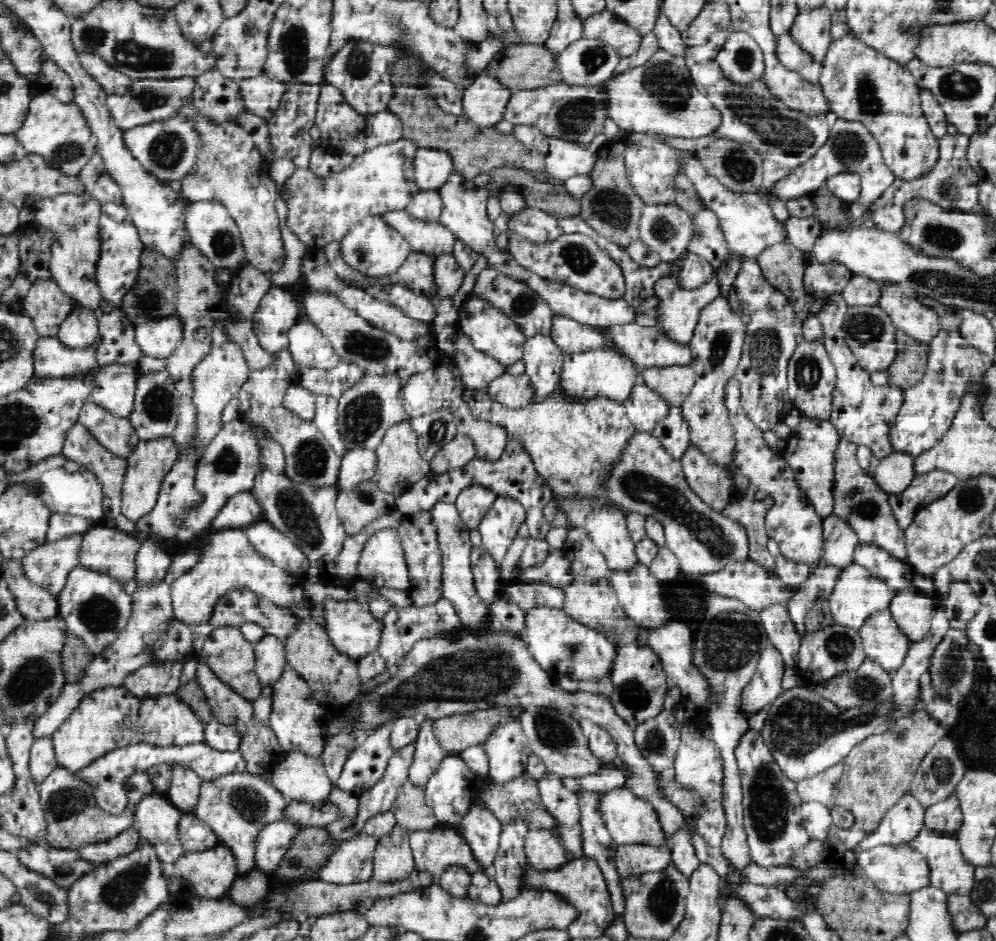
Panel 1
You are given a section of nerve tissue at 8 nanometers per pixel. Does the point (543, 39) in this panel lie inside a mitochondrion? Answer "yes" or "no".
no

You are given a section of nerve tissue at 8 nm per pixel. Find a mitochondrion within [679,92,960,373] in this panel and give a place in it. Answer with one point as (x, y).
(866, 327)

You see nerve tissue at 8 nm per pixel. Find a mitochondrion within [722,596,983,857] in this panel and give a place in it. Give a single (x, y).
(800, 727)

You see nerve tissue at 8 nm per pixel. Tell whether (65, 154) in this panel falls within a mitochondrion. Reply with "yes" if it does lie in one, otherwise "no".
yes

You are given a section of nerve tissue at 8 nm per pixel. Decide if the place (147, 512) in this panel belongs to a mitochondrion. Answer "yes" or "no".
no

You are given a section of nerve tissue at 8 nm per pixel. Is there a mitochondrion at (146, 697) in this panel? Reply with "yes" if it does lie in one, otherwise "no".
no

